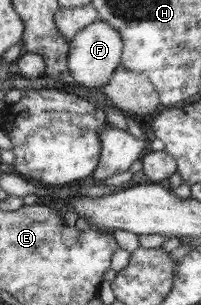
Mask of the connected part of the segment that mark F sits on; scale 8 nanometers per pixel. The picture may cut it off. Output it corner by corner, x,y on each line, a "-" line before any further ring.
101,19
81,30
70,43
72,49
68,56
69,70
79,86
101,88
109,83
122,65
124,39
121,32

